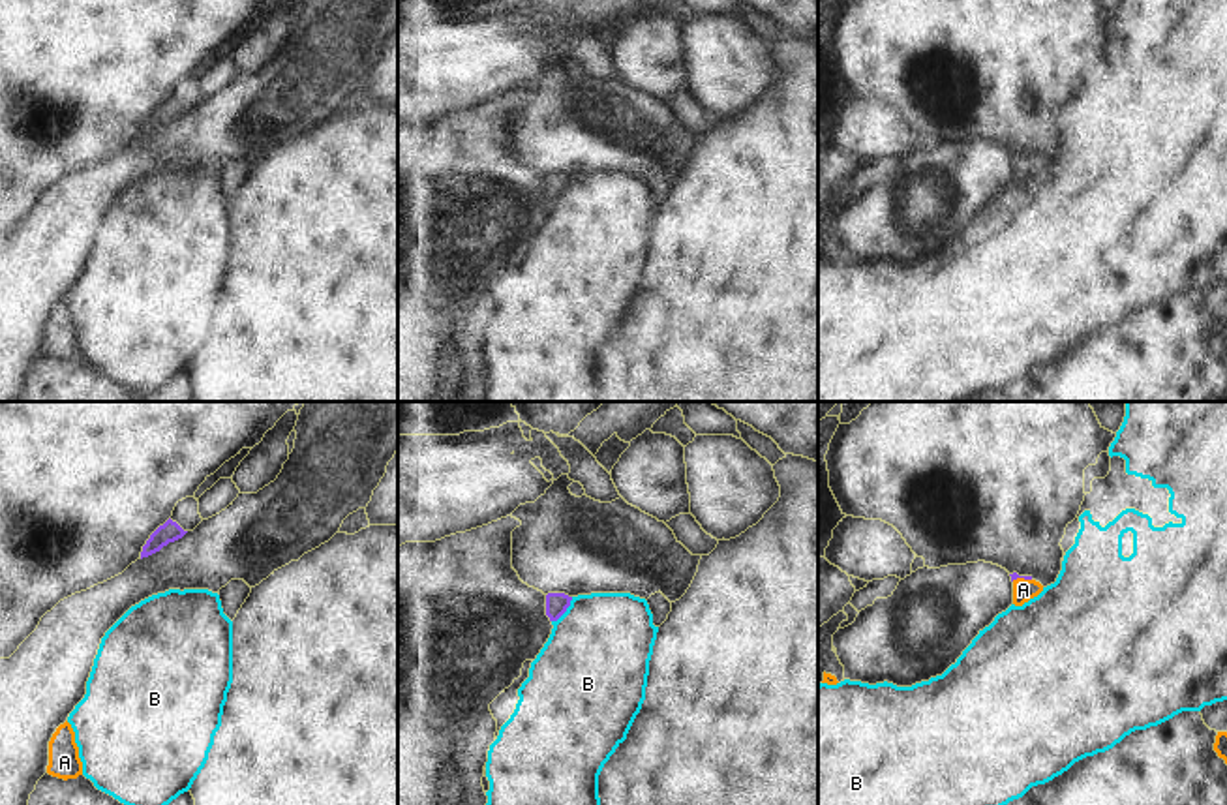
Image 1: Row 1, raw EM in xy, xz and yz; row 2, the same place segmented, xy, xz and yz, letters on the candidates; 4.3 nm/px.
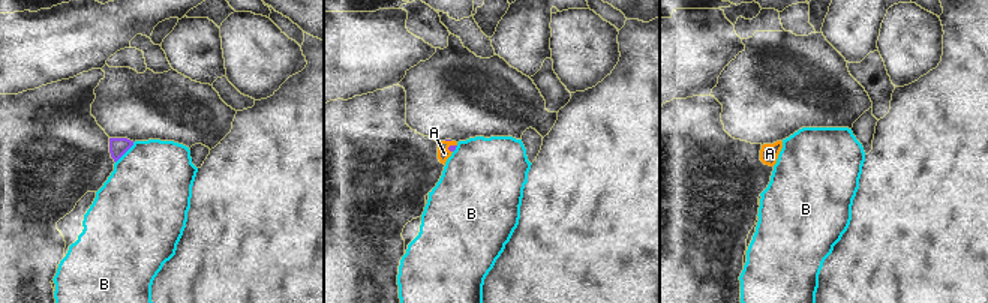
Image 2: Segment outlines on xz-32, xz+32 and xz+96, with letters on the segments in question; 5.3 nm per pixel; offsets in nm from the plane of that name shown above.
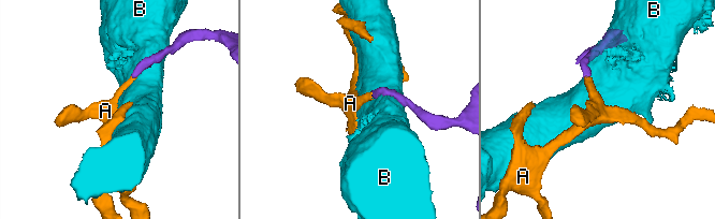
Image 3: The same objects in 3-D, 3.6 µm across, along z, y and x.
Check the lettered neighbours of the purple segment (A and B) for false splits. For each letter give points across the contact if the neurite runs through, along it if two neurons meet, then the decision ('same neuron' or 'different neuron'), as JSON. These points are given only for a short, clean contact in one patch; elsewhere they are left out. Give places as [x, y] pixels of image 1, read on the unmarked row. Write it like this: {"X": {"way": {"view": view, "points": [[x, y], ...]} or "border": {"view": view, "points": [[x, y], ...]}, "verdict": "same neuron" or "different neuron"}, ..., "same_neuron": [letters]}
{"A": {"way": {"view": "yz", "points": [[1014, 156], [1021, 156], [1023, 169]]}, "verdict": "same neuron"}, "B": {"verdict": "different neuron"}, "same_neuron": ["A"]}

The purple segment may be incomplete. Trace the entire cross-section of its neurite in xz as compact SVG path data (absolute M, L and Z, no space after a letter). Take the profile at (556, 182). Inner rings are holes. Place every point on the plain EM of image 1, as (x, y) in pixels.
M548 173L546 175L546 195L550 201L557 201L567 188L570 186L572 176L565 173Z

